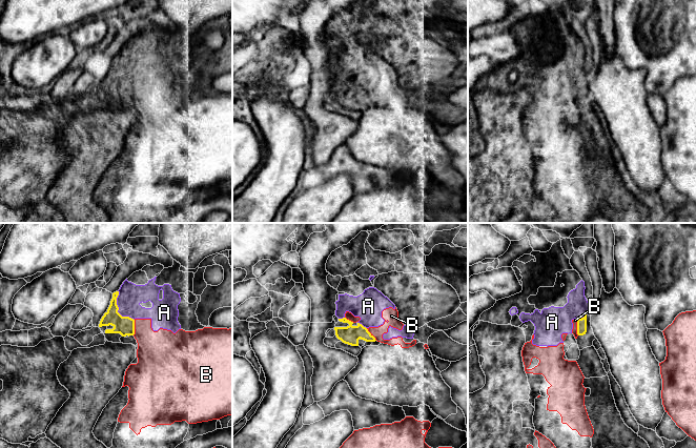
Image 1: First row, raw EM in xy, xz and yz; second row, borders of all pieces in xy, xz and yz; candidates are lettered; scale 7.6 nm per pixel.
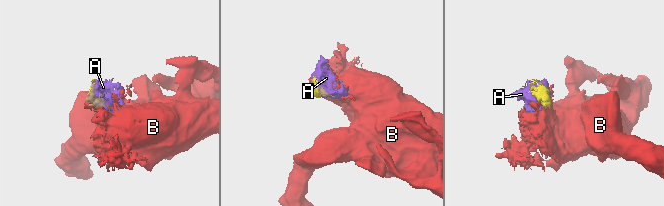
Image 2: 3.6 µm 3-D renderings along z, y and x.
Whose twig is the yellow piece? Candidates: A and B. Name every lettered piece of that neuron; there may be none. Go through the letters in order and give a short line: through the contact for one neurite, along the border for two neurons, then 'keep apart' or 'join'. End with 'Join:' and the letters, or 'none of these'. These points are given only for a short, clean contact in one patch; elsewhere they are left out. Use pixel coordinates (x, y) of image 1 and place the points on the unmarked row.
A: join
B: line xy (135, 84), (135, 97), (132, 99); keep apart
Join: A

